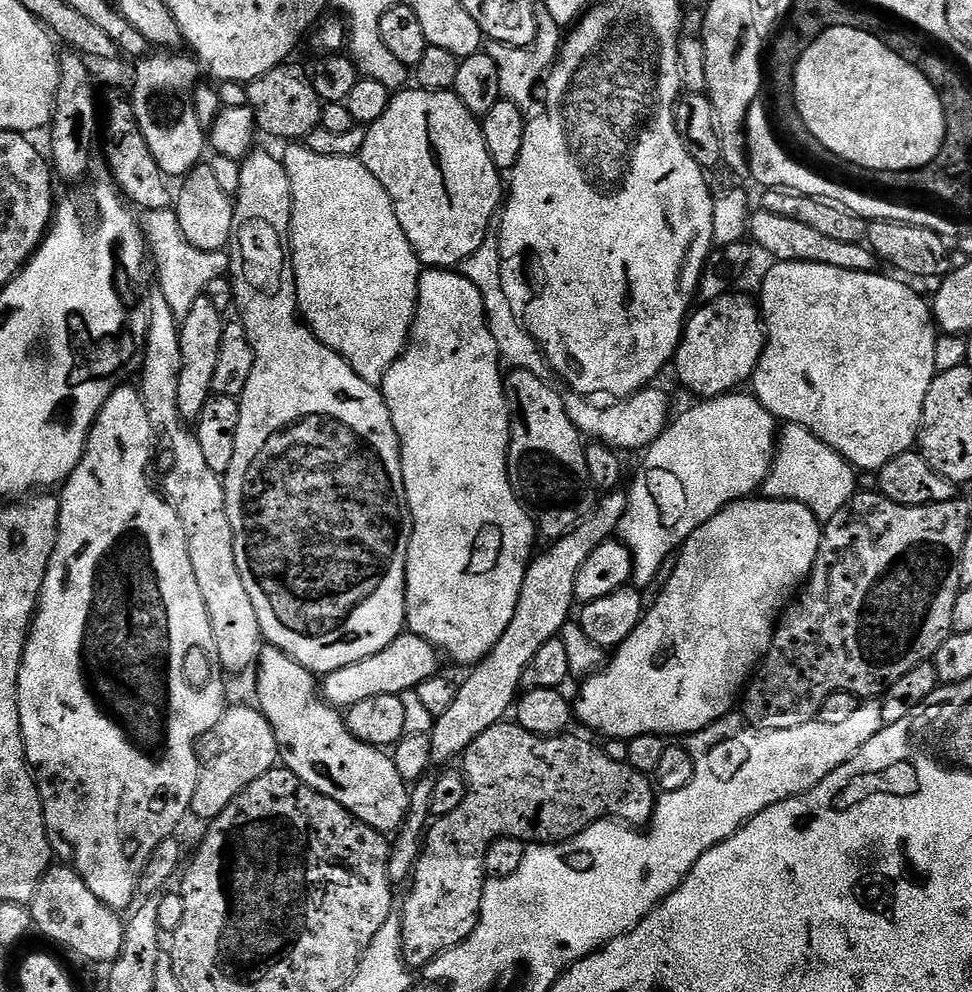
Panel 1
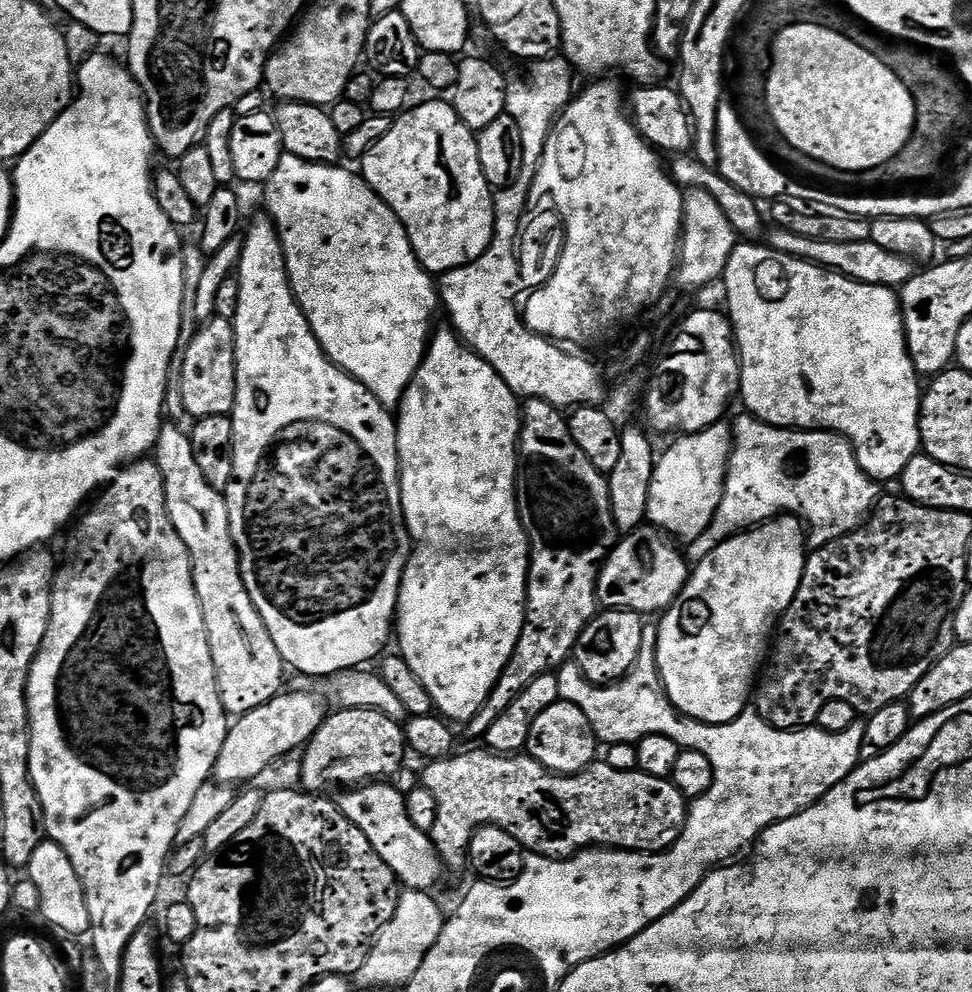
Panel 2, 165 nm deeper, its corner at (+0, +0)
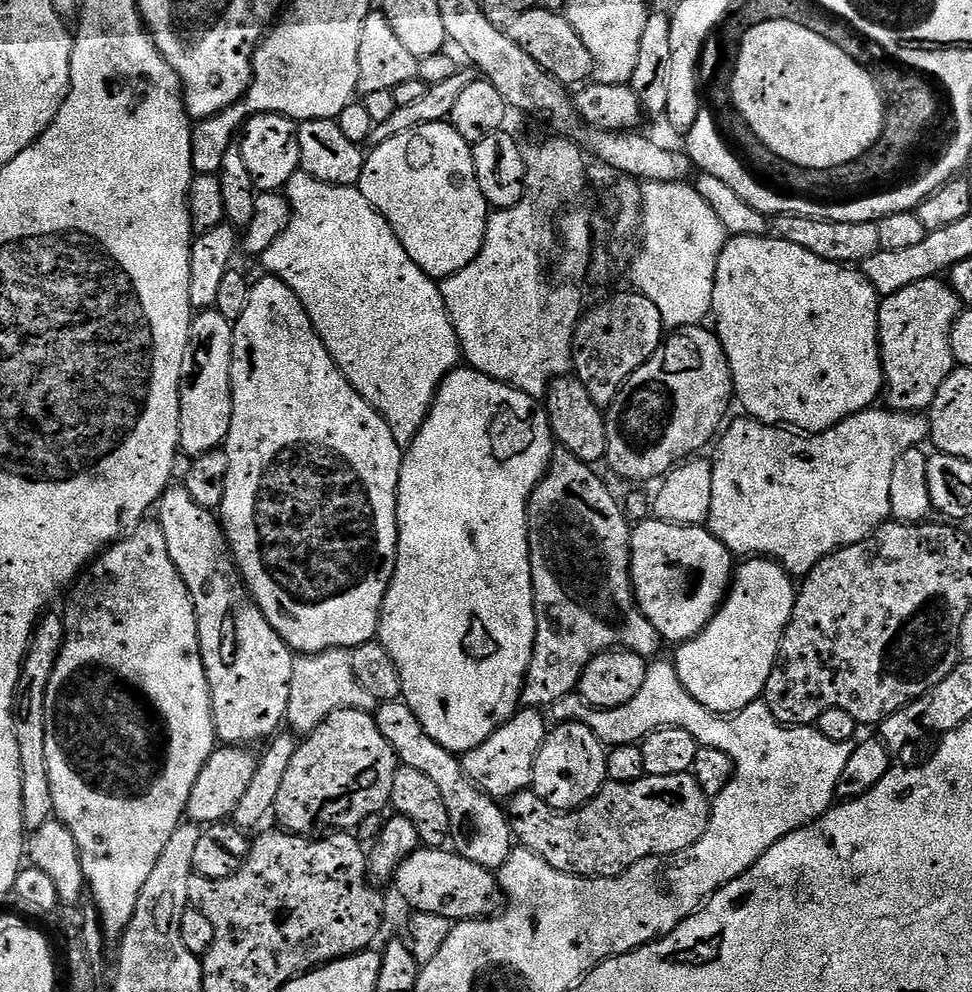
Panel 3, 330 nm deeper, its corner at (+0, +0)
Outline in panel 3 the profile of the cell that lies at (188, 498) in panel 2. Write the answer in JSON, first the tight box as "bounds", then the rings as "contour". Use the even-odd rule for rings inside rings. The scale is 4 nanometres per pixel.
{"bounds":[158,486,294,746],"contour":[[[169,486],[164,491],[163,496],[158,501],[158,523],[160,529],[166,534],[166,546],[170,550],[170,558],[174,562],[174,566],[178,570],[178,574],[182,574],[182,578],[188,587],[188,593],[192,595],[192,605],[196,611],[196,621],[198,622],[198,638],[200,639],[200,657],[204,659],[204,669],[206,670],[206,678],[210,686],[212,694],[212,717],[216,723],[216,738],[221,745],[224,746],[256,746],[259,740],[267,741],[279,729],[279,724],[285,723],[288,714],[288,703],[290,702],[290,674],[292,673],[292,661],[294,653],[288,647],[288,643],[281,638],[277,632],[270,626],[270,622],[266,622],[266,618],[262,614],[262,610],[256,605],[256,601],[252,599],[247,588],[244,587],[244,579],[240,576],[240,570],[236,566],[236,560],[232,557],[232,549],[228,547],[228,537],[224,534],[224,525],[221,517],[217,515],[213,509],[204,508],[194,499],[187,490],[187,487]]]}

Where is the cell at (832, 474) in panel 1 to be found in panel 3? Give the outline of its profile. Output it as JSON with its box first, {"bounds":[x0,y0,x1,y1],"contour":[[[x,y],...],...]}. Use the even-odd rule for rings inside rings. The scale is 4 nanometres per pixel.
{"bounds":[706,406,932,578],"contour":[[[873,406],[838,422],[832,428],[815,434],[801,434],[796,430],[789,430],[784,426],[763,424],[761,420],[743,418],[736,420],[732,425],[729,423],[723,429],[716,448],[716,460],[711,461],[712,473],[714,474],[714,490],[710,498],[710,514],[706,521],[706,527],[722,546],[726,546],[733,557],[736,558],[771,558],[783,564],[789,576],[803,578],[808,575],[822,558],[834,554],[838,549],[846,546],[854,546],[866,538],[874,535],[881,525],[887,523],[891,517],[890,486],[894,482],[893,472],[897,460],[906,449],[919,447],[922,442],[927,443],[932,433],[931,417],[924,412],[896,412],[880,406]]]}

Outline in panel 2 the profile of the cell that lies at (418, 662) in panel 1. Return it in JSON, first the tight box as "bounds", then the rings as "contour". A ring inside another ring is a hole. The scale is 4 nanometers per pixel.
{"bounds":[214,690,326,786],"contour":[[[312,690],[288,691],[281,691],[270,702],[250,710],[244,716],[235,717],[216,759],[214,776],[219,783],[237,786],[262,775],[275,760],[290,755],[295,748],[303,749],[313,734],[324,725],[326,709]]]}

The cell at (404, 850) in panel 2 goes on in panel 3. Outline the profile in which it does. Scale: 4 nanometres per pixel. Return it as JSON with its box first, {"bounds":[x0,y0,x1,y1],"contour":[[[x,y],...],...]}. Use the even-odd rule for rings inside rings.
{"bounds":[394,846,502,922],"contour":[[[421,846],[396,871],[394,887],[417,913],[440,915],[451,922],[482,920],[497,915],[502,908],[502,893],[493,869],[478,866],[454,850],[439,852],[436,846]]]}

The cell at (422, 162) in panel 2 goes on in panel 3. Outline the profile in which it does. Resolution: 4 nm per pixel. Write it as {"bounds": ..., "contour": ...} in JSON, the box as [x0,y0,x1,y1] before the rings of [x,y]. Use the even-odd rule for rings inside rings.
{"bounds":[358,122,490,282],"contour":[[[441,122],[406,130],[406,134],[394,134],[390,142],[375,145],[364,158],[358,185],[360,193],[382,218],[386,218],[386,222],[390,222],[406,254],[410,254],[416,265],[437,282],[470,266],[470,262],[478,258],[488,233],[490,206],[478,186],[472,149],[473,145],[458,134],[451,122]]]}

